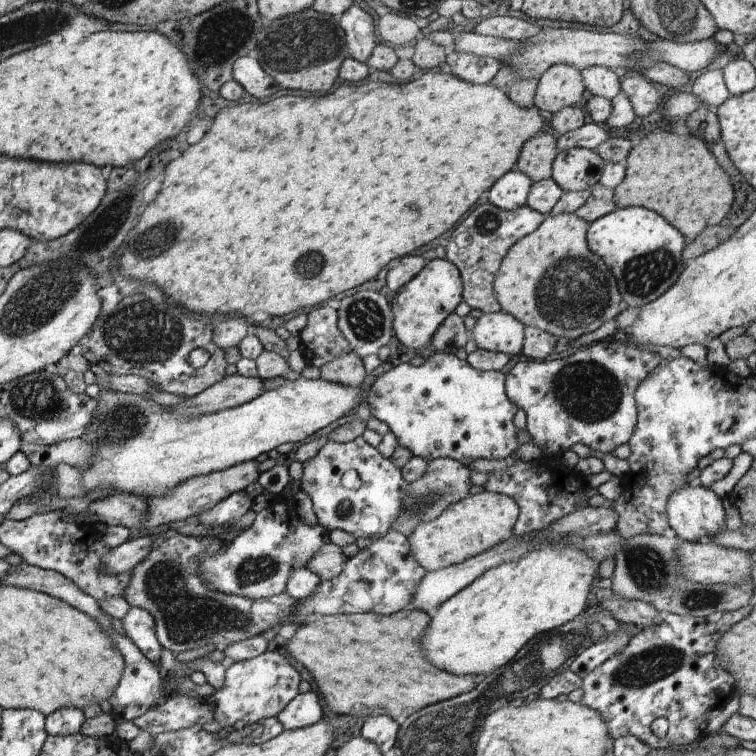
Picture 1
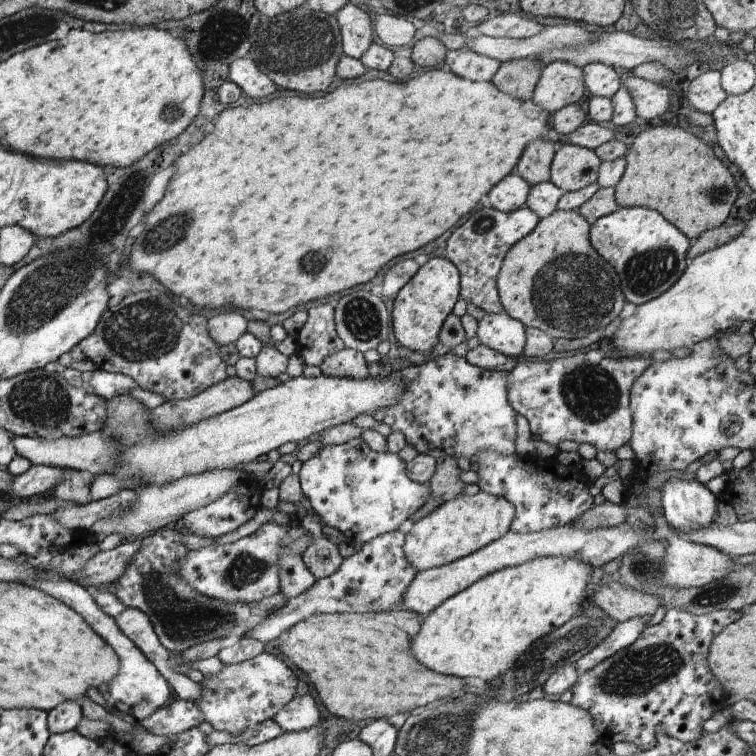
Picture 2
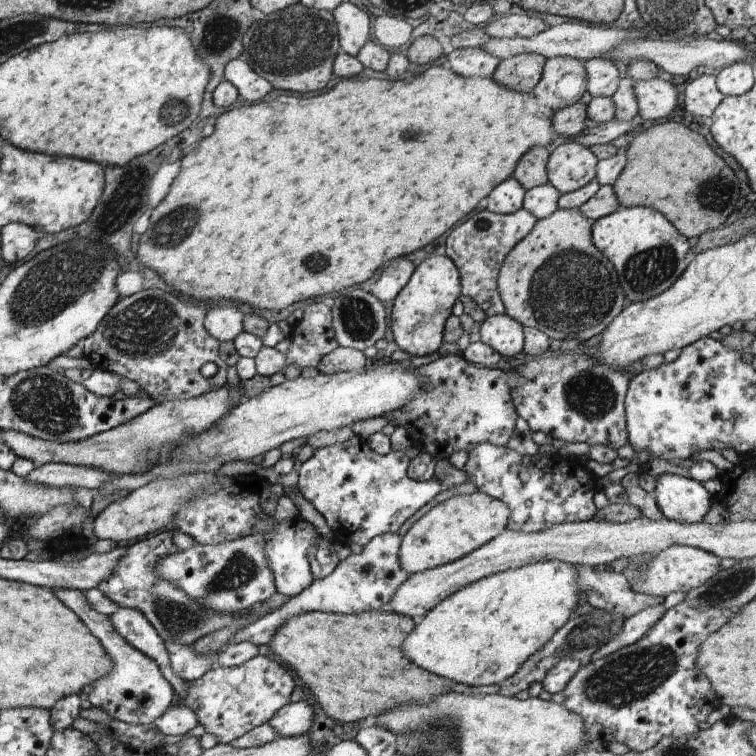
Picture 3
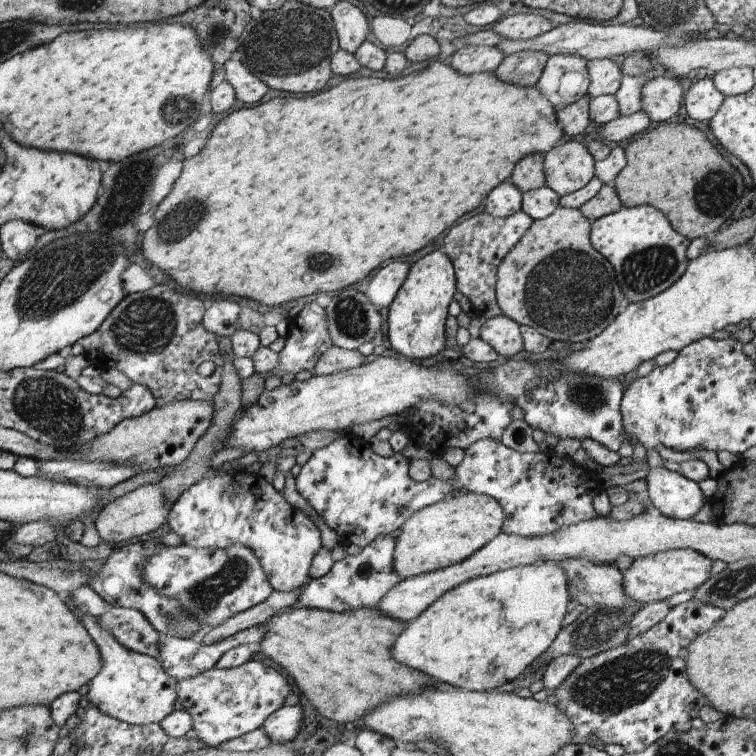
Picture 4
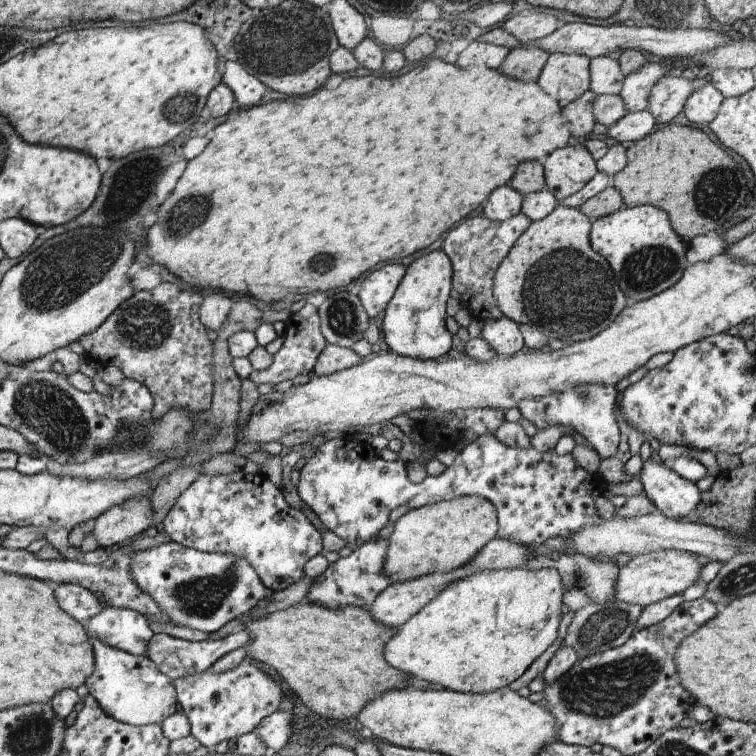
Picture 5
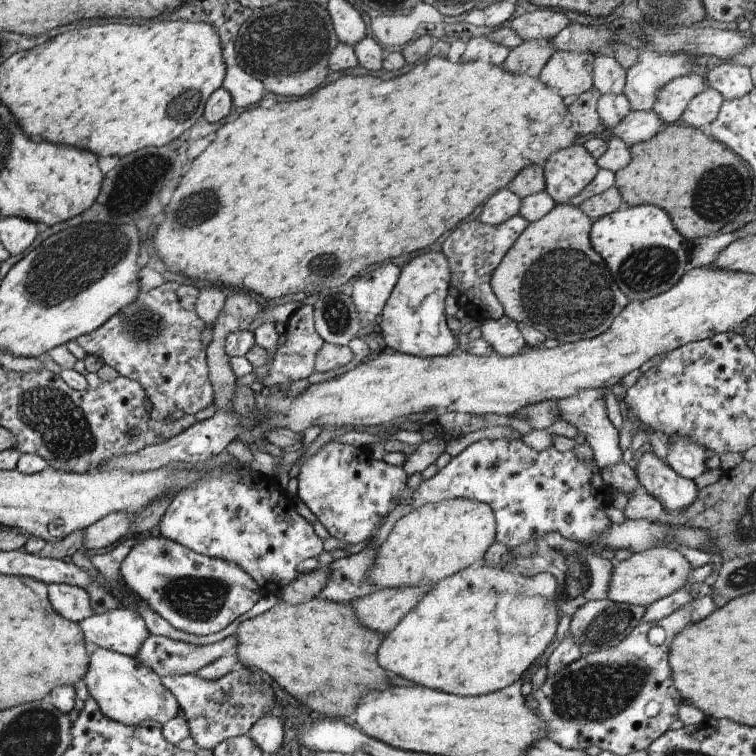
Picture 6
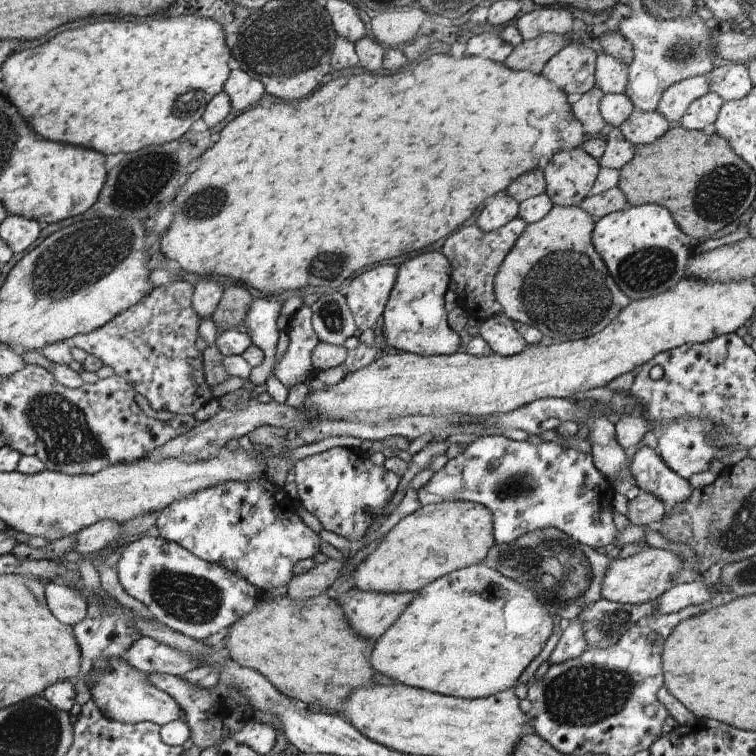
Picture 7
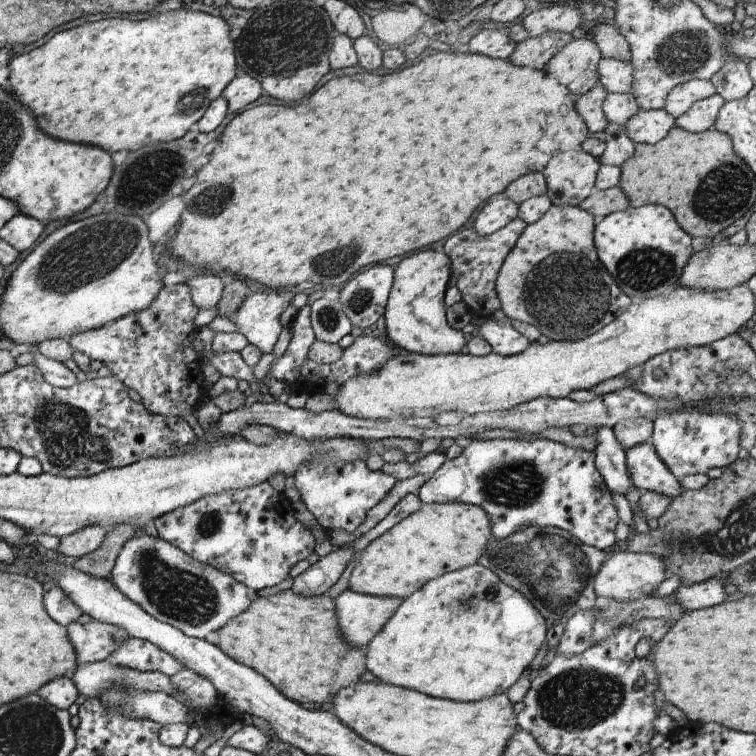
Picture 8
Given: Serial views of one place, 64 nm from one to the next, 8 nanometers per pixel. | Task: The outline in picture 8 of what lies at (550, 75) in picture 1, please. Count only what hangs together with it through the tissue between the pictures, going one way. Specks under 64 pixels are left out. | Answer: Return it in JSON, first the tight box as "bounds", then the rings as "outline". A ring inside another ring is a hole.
{"bounds":[543,34,601,94],"outline":[[[575,34],[559,52],[548,60],[543,70],[557,76],[557,82],[570,92],[583,94],[598,82],[597,63],[601,58],[596,44]]]}

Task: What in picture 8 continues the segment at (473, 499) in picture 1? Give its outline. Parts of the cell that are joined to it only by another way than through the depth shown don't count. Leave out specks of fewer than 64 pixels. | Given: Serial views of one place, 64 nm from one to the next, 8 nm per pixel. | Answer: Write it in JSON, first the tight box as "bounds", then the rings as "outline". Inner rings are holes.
{"bounds":[347,502,492,599],"outline":[[[460,502],[422,504],[417,512],[392,526],[363,550],[351,570],[347,588],[371,596],[404,599],[431,579],[477,563],[492,538],[491,519],[480,506]]]}

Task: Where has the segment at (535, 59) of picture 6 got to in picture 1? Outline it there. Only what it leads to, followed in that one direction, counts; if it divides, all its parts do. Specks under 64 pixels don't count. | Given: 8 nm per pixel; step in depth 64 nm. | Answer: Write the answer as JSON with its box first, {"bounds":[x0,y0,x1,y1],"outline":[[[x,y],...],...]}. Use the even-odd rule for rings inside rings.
{"bounds":[488,64,537,109],"outline":[[[501,64],[500,70],[488,83],[507,94],[509,100],[521,108],[530,109],[533,106],[537,81],[537,79],[521,78],[509,65]]]}

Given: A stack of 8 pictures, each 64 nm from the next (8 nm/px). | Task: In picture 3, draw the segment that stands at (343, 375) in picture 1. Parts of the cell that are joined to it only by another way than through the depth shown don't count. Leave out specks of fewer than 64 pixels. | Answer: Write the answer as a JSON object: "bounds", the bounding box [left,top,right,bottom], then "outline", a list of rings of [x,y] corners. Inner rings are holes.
{"bounds":[316,347,365,375],"outline":[[[337,347],[321,357],[316,366],[319,373],[332,375],[340,372],[365,371],[365,357],[360,350]]]}

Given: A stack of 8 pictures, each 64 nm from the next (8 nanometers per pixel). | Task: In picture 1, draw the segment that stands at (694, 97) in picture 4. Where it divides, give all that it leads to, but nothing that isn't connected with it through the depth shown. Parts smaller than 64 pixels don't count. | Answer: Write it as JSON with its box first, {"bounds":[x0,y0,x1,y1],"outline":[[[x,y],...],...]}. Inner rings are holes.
{"bounds":[687,67,730,109],"outline":[[[709,67],[705,72],[701,72],[687,87],[697,98],[700,98],[708,109],[718,107],[724,100],[730,97],[730,92],[725,86],[722,70]]]}

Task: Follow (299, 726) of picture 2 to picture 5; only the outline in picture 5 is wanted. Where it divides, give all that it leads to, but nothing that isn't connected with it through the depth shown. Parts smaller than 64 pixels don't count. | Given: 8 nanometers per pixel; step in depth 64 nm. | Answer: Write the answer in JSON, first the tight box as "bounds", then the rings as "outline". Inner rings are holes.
{"bounds":[253,709,293,753],"outline":[[[277,709],[259,721],[253,731],[259,735],[265,748],[267,748],[267,753],[277,753],[289,740],[293,717],[291,712]]]}

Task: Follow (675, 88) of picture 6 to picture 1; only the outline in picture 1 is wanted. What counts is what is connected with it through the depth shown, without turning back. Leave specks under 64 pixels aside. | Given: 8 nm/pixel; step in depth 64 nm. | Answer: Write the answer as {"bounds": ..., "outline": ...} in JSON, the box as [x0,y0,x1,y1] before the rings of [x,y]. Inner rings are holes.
{"bounds":[620,74,664,120],"outline":[[[631,74],[629,78],[625,78],[620,82],[620,90],[623,91],[623,94],[629,99],[631,103],[634,115],[640,120],[641,116],[647,116],[651,112],[658,110],[661,106],[661,100],[663,100],[664,91],[658,85],[649,80],[643,78],[641,74],[635,76]]]}

